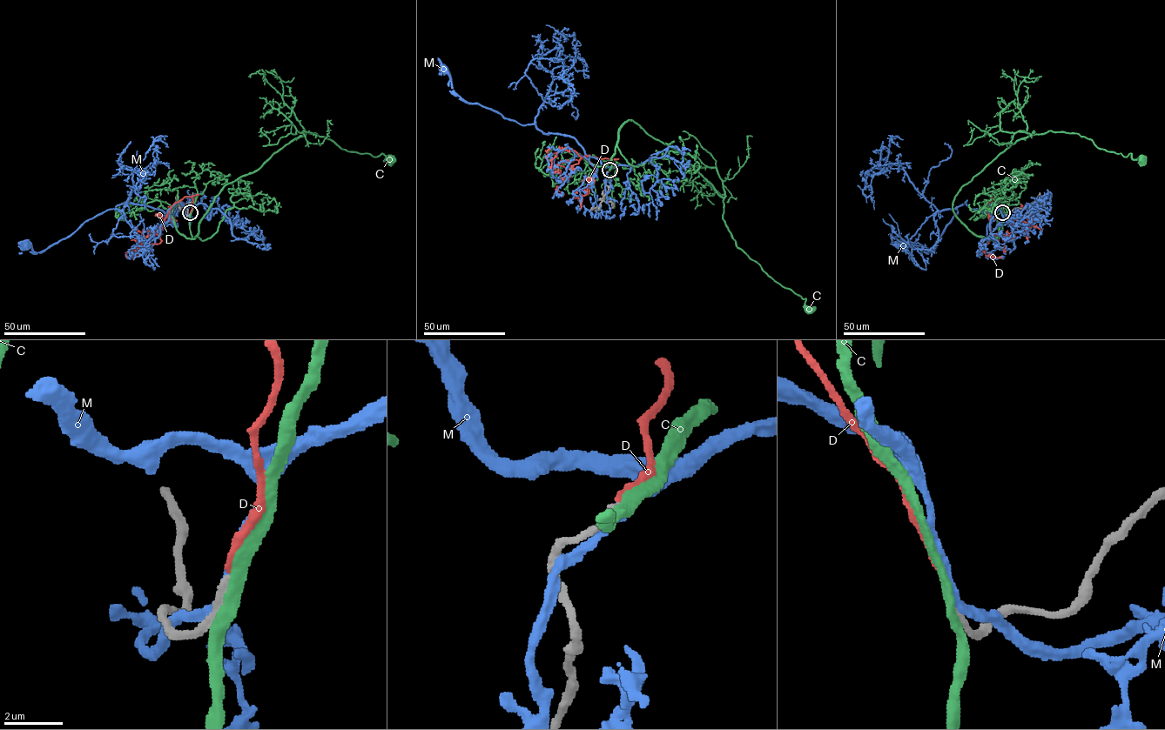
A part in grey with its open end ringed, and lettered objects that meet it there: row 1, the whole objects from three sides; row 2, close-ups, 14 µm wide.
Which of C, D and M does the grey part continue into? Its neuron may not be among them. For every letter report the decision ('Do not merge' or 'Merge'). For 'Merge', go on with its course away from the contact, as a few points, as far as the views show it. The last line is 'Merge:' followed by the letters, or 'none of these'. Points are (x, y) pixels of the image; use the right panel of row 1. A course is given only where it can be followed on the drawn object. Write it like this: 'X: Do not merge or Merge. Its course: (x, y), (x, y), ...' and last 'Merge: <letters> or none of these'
C: Do not merge
D: Merge. Its course: (1002, 212), (991, 197), (988, 212), (993, 237), (979, 245), (985, 254), (999, 258)
M: Do not merge
Merge: D

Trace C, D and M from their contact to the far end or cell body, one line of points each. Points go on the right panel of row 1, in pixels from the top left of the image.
C: (1003, 214), (1000, 233), (986, 238), (958, 217), (952, 203), (1018, 140), (1077, 133), (1142, 159)
D: (1002, 212), (991, 197), (988, 212), (993, 237), (979, 245), (985, 254), (999, 258)
M: (1002, 214), (993, 203), (986, 212), (966, 202), (957, 207), (931, 251), (902, 243)

